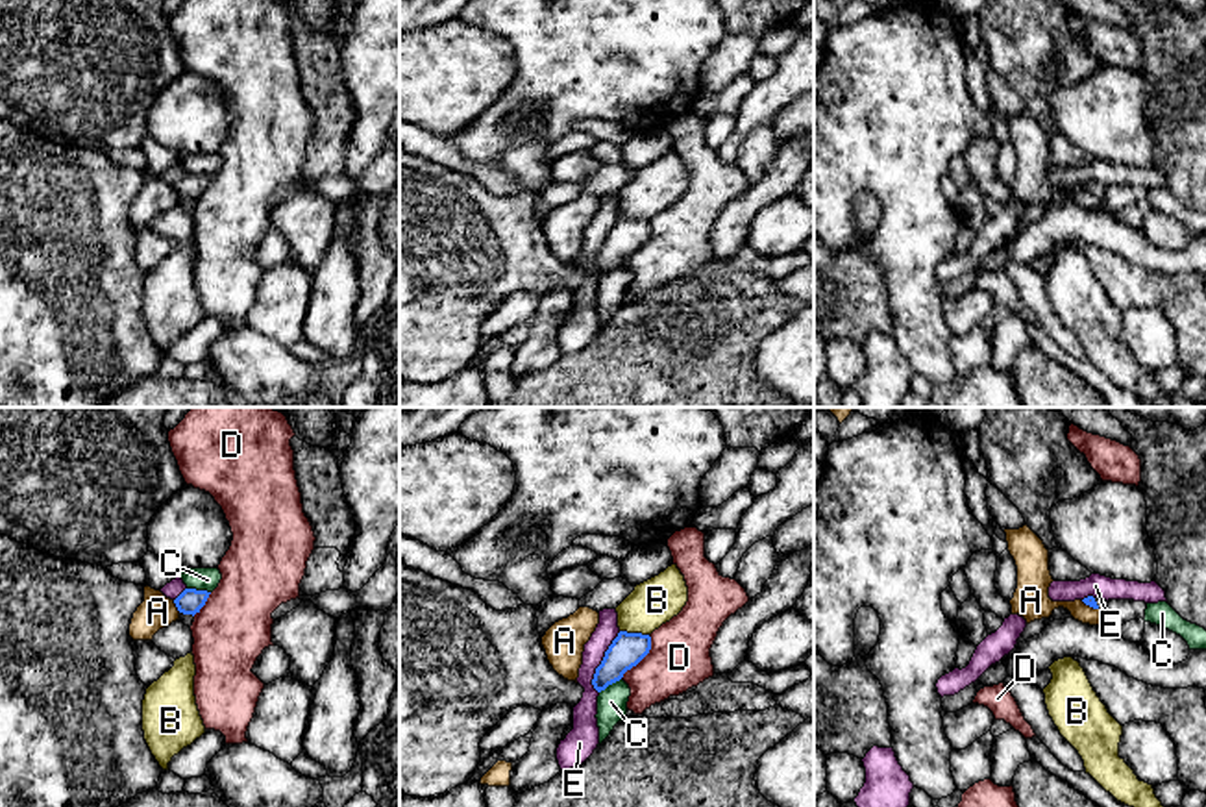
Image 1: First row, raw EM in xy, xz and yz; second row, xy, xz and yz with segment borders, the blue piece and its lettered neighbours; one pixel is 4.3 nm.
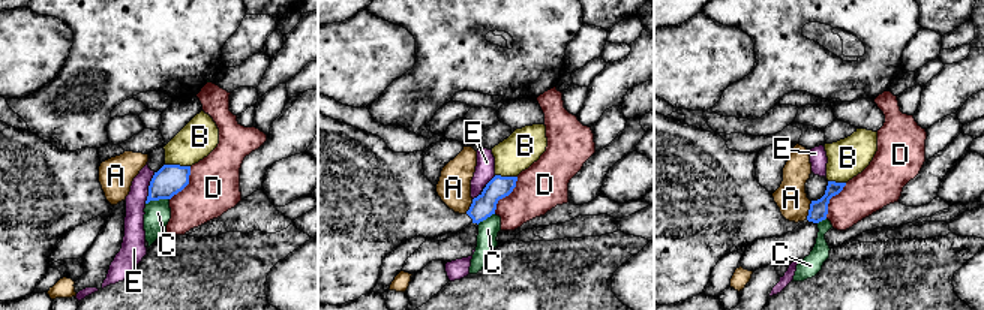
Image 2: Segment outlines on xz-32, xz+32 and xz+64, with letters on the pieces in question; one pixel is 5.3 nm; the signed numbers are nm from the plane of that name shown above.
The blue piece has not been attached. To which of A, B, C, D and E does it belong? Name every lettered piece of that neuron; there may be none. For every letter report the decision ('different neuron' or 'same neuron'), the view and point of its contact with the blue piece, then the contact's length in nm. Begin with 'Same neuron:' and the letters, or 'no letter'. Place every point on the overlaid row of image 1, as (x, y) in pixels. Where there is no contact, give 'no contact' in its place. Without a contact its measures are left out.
Same neuron: no letter
A: different neuron; contact xy (176, 606); length 70 nm
B: different neuron; contact xz (635, 633); length 130 nm
C: different neuron; contact xy (198, 591); length 110 nm
D: different neuron; contact xz (642, 658); length 240 nm
E: different neuron; contact xz (602, 663); length 280 nm

